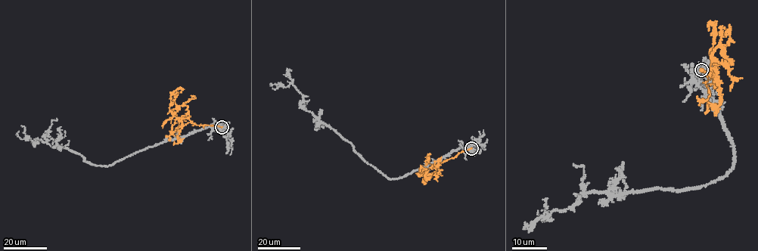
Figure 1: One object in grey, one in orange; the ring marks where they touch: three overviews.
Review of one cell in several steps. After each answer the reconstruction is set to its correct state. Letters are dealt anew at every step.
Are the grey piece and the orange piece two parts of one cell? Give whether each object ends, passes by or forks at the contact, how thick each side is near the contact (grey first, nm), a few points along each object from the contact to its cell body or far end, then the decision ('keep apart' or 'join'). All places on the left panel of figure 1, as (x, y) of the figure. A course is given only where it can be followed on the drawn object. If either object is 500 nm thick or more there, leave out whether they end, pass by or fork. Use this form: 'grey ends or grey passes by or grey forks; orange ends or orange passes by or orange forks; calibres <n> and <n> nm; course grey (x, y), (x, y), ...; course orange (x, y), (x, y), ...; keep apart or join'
grey ends; orange ends; calibres 120 and 150 nm; course grey (222, 128), (201, 128), (164, 140), (107, 165), (91, 164), (45, 136), (44, 142), (21, 138), (18, 131); course orange (222, 127), (197, 125), (187, 118), (174, 116), (169, 110), (170, 94), (176, 89), (181, 88), (181, 92); keep apart

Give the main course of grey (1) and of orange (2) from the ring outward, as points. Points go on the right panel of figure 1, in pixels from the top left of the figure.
1: (701, 70), (698, 82), (731, 142), (734, 161), (724, 175), (678, 190), (587, 193), (548, 220), (538, 211)
2: (701, 69), (709, 74), (711, 68), (715, 69), (712, 61), (713, 26), (709, 23), (708, 29)

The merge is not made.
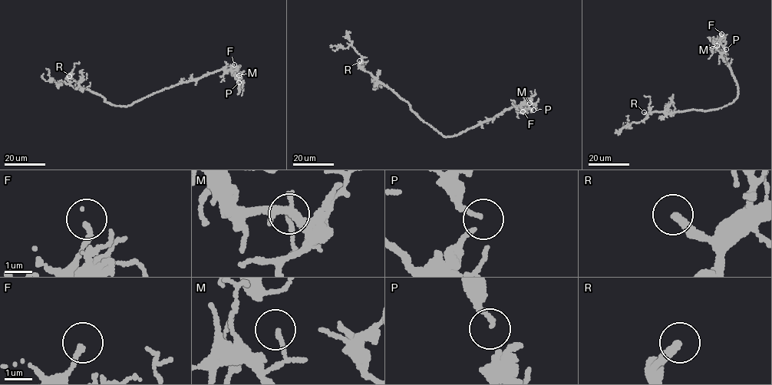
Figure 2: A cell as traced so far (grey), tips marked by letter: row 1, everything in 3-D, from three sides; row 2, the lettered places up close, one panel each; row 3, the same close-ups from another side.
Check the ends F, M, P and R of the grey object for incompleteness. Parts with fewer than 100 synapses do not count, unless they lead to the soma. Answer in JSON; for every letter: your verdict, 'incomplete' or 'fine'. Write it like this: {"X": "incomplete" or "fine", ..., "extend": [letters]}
{"F": "fine", "M": "fine", "P": "fine", "R": "incomplete", "extend": ["R"]}

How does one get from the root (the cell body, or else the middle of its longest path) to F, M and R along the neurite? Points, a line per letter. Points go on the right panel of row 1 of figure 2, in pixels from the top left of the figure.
F: (731, 103), (737, 97), (739, 90), (730, 65), (716, 44), (721, 34)
M: (731, 103), (737, 97), (737, 85), (717, 42), (713, 46), (717, 47), (717, 45)
R: (731, 103), (705, 110), (668, 114), (644, 112)

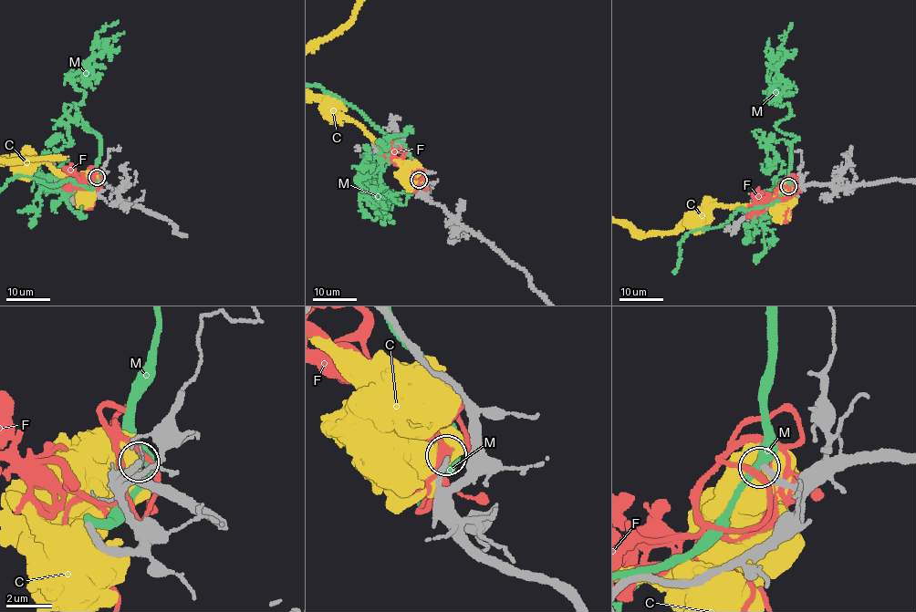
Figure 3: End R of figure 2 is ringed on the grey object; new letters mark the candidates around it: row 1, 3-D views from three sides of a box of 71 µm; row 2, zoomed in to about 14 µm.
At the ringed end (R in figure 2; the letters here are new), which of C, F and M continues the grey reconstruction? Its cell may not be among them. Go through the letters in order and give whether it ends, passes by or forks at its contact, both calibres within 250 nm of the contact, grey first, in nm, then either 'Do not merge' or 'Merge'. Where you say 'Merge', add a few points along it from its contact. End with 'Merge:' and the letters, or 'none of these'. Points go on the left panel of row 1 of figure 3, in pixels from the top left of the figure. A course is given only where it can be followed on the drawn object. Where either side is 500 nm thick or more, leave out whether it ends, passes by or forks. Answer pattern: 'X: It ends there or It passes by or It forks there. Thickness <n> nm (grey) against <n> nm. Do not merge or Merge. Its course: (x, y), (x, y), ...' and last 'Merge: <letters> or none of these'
C: Thickness 380 nm (grey) against 1000 nm. Do not merge
F: It forks there. Thickness 380 nm (grey) against 200 nm. Do not merge
M: It passes by. Thickness 300 nm (grey) against 440 nm. Do not merge
Merge: none of these

